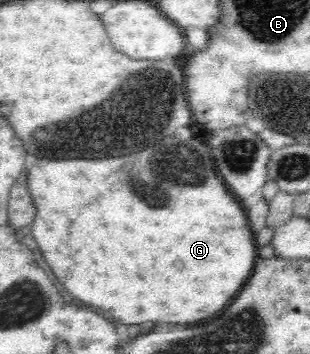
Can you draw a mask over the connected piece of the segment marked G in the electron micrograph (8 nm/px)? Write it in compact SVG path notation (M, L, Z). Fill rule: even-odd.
M190 125L178 127L176 135L168 137L160 145L146 147L140 153L112 159L38 159L28 173L28 189L35 200L37 215L32 223L32 230L38 251L42 251L46 264L64 288L76 297L82 306L87 306L101 313L108 313L112 319L124 325L130 323L172 323L172 325L194 325L206 323L216 315L222 315L224 309L236 299L244 283L253 274L259 258L259 245L252 230L247 209L228 188L228 184L219 175L211 157L210 146L200 139L192 137Z

